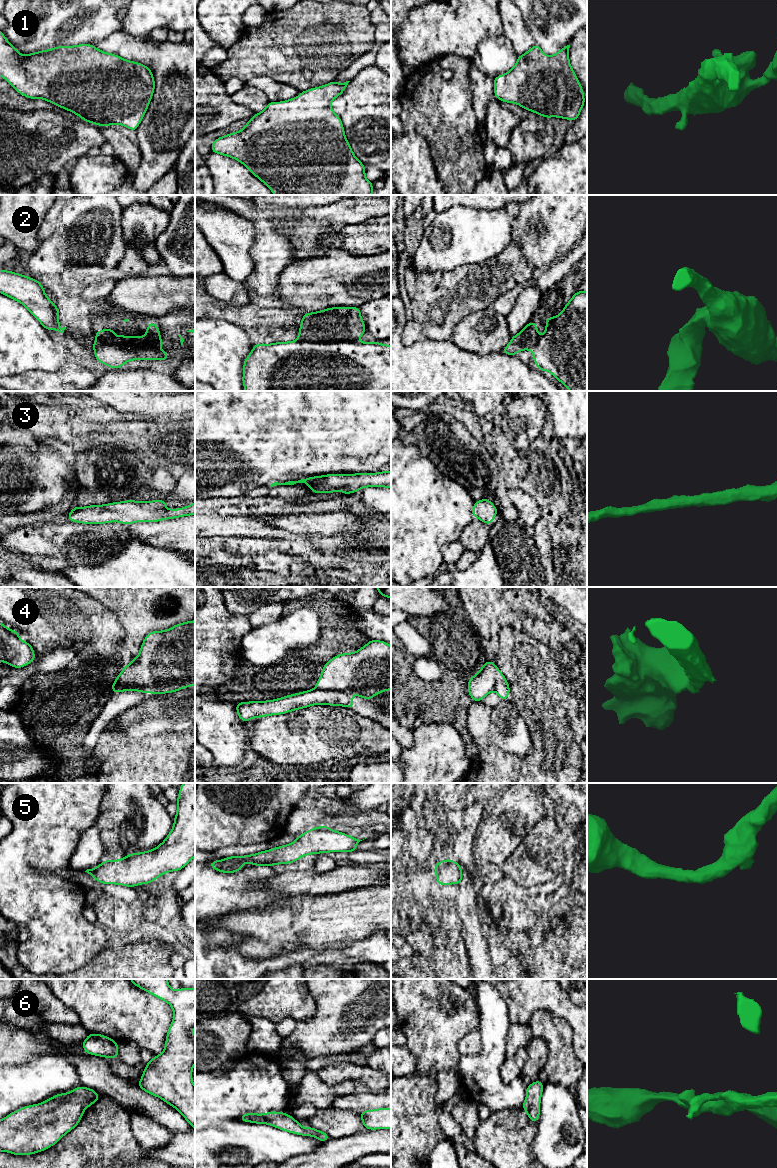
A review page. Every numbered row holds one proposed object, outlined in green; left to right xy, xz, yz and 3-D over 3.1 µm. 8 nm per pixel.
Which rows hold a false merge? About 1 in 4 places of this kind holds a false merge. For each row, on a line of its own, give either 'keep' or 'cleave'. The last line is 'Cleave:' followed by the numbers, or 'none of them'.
1: keep
2: cleave
3: keep
4: keep
5: keep
6: keep
Cleave: 2

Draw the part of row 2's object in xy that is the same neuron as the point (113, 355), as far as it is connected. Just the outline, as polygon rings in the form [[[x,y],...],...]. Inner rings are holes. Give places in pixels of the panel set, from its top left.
[[[96,336],[95,343],[91,347],[94,349],[97,361],[107,365],[110,369],[119,369],[123,364],[131,360],[169,359],[170,355],[160,348],[162,342],[154,340],[152,342],[120,345],[105,342]]]

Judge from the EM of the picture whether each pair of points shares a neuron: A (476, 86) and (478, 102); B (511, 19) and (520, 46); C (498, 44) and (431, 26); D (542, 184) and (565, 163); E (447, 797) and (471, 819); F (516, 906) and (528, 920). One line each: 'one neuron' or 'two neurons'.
A: one neuron
B: one neuron
C: two neurons
D: one neuron
E: two neurons
F: one neuron

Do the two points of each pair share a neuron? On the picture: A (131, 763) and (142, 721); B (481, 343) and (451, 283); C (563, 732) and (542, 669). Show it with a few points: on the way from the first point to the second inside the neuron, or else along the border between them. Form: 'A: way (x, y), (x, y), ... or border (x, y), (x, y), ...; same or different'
A: border (118, 727), (128, 740), (140, 740), (160, 734); different
B: border (488, 305), (465, 316), (451, 333); different
C: way (552, 716), (542, 700), (542, 685); same

